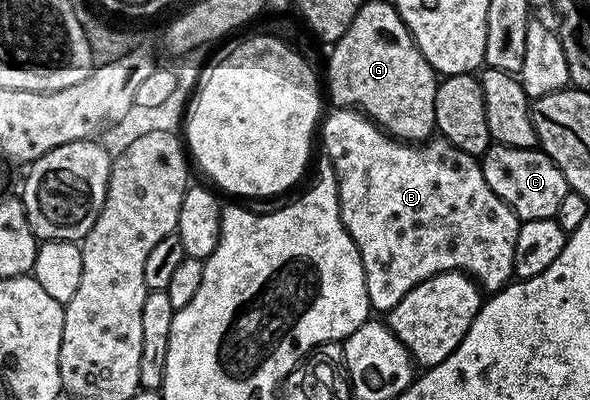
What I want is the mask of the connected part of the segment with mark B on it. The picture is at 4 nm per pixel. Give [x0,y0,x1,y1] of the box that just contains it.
[321,106,521,314]

